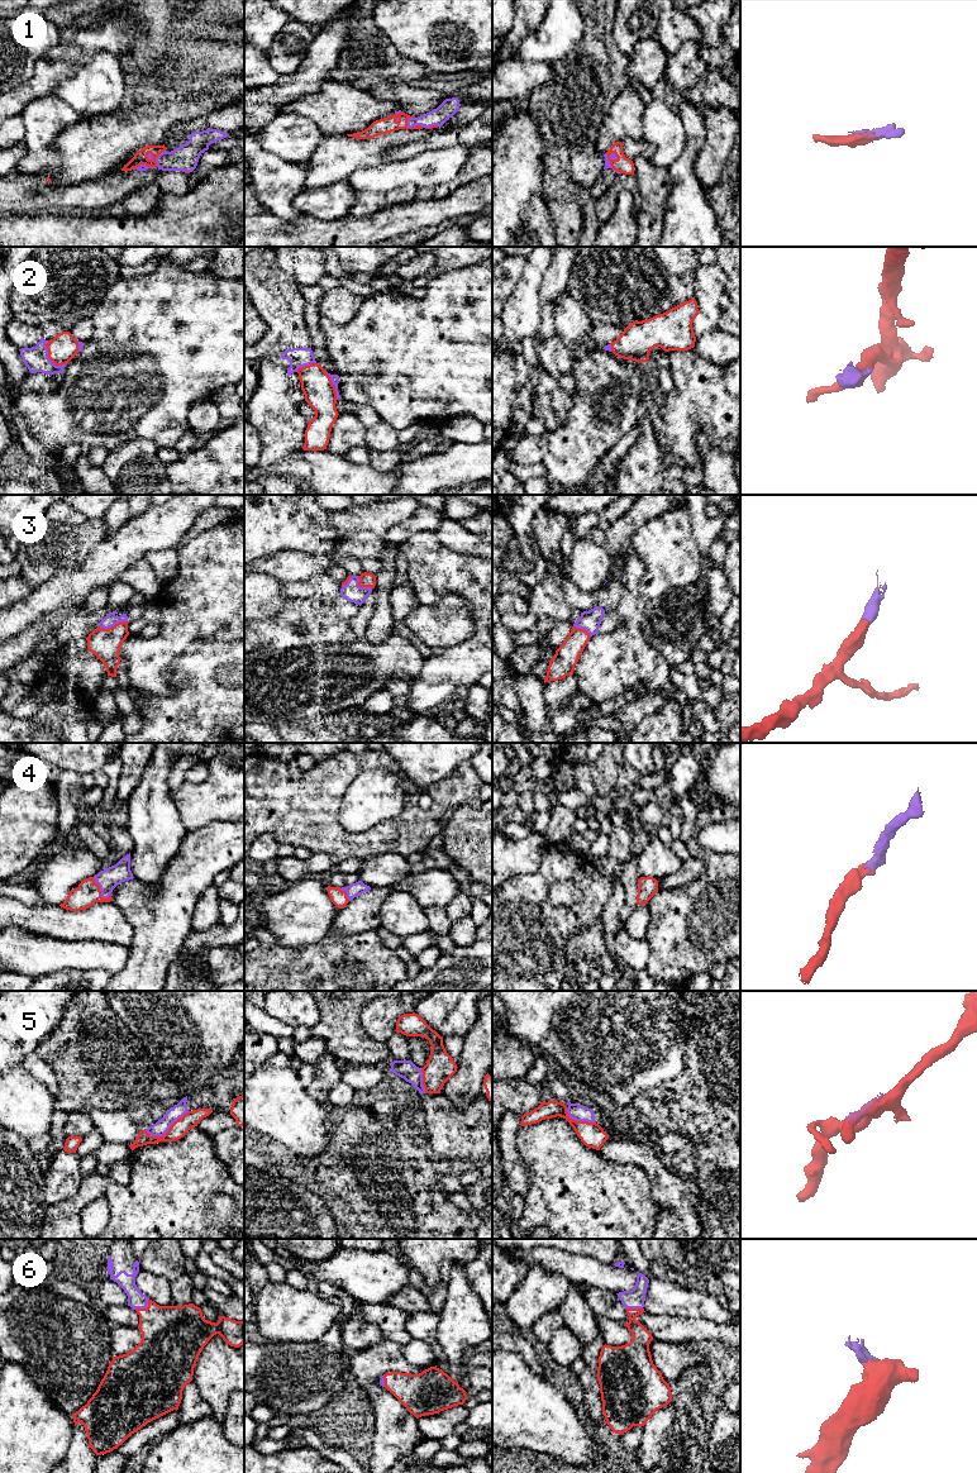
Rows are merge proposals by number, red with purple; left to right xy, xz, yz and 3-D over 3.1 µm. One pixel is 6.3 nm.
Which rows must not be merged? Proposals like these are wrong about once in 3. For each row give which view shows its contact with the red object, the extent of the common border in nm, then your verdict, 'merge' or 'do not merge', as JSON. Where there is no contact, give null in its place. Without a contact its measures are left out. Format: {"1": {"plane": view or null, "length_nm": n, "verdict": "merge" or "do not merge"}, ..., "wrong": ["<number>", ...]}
{"1": {"plane": "xy", "length_nm": 130, "verdict": "merge"}, "2": {"plane": "xy", "length_nm": 200, "verdict": "merge"}, "3": {"plane": "xy", "length_nm": 200, "verdict": "merge"}, "4": {"plane": "xy", "length_nm": 180, "verdict": "merge"}, "5": {"plane": "xy", "length_nm": 320, "verdict": "do not merge"}, "6": {"plane": "xy", "length_nm": 120, "verdict": "merge"}, "wrong": ["5"]}

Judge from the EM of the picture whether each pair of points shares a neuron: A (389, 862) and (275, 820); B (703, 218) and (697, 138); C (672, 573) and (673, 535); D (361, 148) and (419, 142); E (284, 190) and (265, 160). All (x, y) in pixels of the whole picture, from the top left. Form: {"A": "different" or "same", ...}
{"A": "different", "B": "same", "C": "same", "D": "same", "E": "same"}

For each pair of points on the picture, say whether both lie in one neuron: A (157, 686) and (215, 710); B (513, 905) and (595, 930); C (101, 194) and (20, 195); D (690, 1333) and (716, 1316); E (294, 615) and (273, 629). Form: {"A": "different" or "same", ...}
{"A": "different", "B": "different", "C": "same", "D": "different", "E": "same"}

